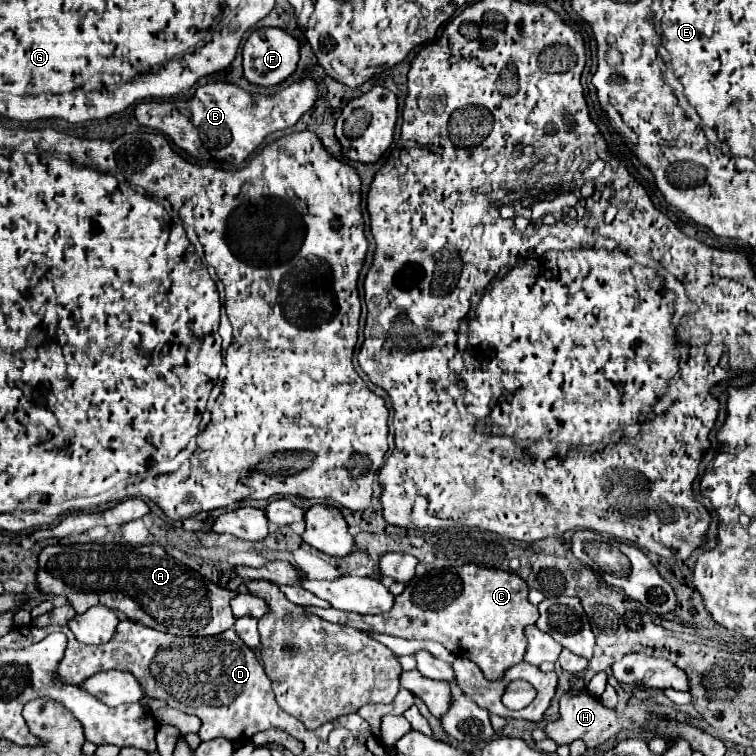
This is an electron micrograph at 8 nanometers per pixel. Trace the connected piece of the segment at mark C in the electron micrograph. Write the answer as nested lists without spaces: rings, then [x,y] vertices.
[[[464,564],[460,568],[442,568],[442,570],[428,570],[424,576],[414,578],[406,584],[404,592],[396,596],[394,606],[384,612],[384,614],[350,614],[350,612],[340,612],[336,608],[306,608],[312,614],[318,614],[324,620],[346,624],[352,628],[360,628],[366,632],[378,632],[378,634],[390,634],[398,638],[408,638],[408,640],[434,640],[440,642],[444,648],[448,648],[454,656],[468,658],[478,664],[482,674],[498,682],[508,668],[520,664],[524,660],[528,640],[524,636],[524,628],[528,624],[534,624],[538,620],[538,608],[528,602],[528,584],[514,572],[506,570],[496,570],[496,568],[486,568],[486,566],[476,566],[476,564]]]

